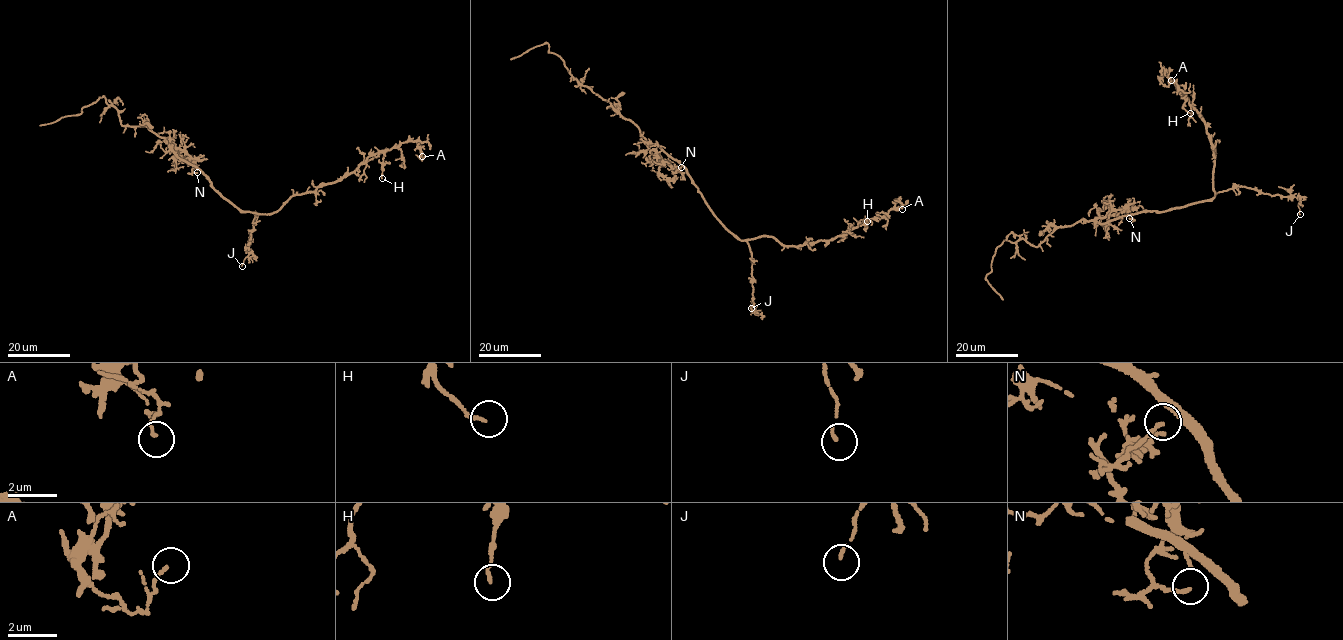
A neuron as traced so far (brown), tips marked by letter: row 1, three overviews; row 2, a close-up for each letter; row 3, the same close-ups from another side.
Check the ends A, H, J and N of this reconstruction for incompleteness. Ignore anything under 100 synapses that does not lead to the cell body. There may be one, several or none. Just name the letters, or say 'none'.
none

